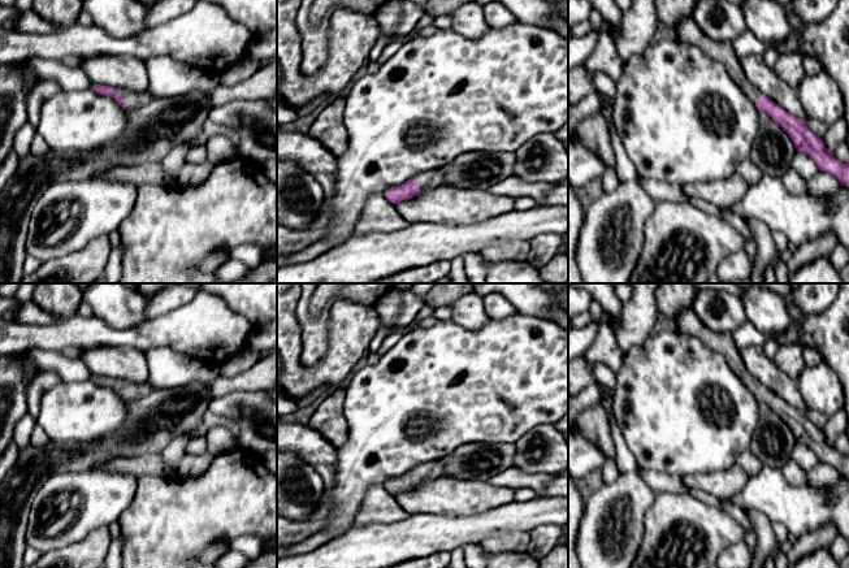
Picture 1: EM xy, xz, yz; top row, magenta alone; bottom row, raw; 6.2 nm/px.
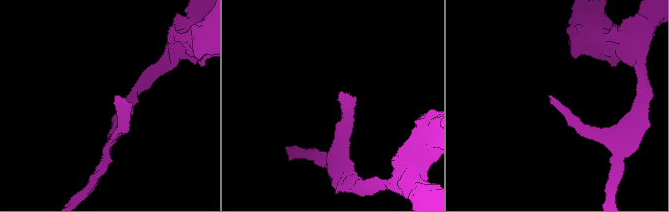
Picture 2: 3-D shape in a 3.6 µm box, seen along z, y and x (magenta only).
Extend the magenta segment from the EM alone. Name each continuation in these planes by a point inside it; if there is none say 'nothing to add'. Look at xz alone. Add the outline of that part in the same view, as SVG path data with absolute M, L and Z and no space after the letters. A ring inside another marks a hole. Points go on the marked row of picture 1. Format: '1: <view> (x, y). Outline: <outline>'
1: xz (432, 178). Outline: M441 169L426 170L416 174L413 179L416 181L421 191L426 188L438 187L441 186L441 181L442 181L442 170Z

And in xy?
1: xy (133, 100). Outline: M112 87L112 92L122 96L126 110L138 109L146 105L153 97L150 88L146 92L133 92L124 88Z

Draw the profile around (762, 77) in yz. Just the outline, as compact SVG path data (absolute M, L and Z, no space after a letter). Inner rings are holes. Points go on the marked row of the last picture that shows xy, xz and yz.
M746 56L740 58L742 71L750 83L770 100L797 118L806 120L807 114L797 97L797 90L780 79L774 68L768 66L763 56Z

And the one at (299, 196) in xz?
M277 160L277 224L306 229L324 201L325 194L317 179L294 161Z

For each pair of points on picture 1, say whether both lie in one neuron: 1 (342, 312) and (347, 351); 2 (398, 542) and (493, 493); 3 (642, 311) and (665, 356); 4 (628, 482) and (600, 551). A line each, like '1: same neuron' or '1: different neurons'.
1: same neuron
2: different neurons
3: different neurons
4: same neuron

